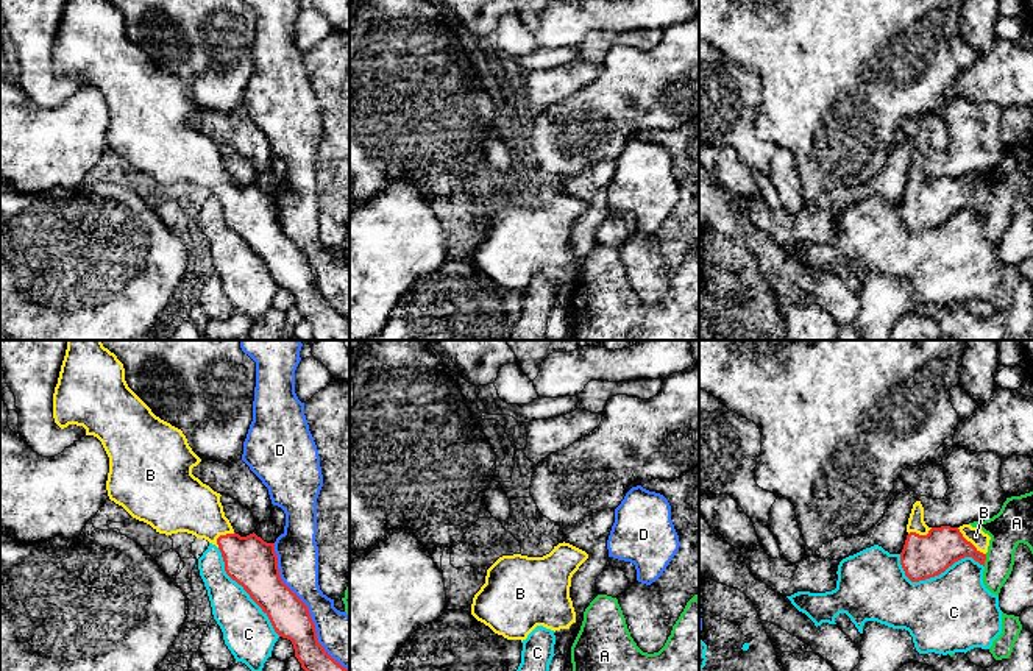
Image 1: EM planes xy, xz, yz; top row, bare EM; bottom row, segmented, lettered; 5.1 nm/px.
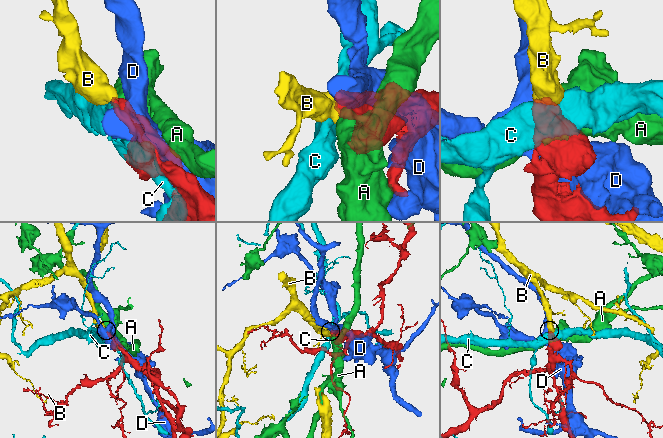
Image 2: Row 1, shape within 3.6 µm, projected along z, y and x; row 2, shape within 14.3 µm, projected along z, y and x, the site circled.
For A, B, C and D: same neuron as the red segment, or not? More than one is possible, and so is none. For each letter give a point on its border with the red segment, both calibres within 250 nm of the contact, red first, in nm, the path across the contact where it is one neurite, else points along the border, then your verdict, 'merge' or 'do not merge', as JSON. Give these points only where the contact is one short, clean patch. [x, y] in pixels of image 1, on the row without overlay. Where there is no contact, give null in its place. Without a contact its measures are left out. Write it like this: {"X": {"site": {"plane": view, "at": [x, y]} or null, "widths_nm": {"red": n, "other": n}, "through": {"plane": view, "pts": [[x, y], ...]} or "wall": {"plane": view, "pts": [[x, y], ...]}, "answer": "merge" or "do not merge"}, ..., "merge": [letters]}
{"A": {"site": {"plane": "yz", "at": [985, 209]}, "widths_nm": {"red": 200, "other": 200}, "answer": "do not merge"}, "B": {"site": {"plane": "yz", "at": [969, 192]}, "widths_nm": {"red": 220, "other": 90}, "through": {"plane": "yz", "pts": [[924, 206], [944, 195], [969, 192], [976, 186]]}, "answer": "merge"}, "C": {"site": {"plane": "yz", "at": [935, 225]}, "widths_nm": {"red": 220, "other": 420}, "answer": "do not merge"}, "D": {"site": {"plane": "xy", "at": [308, 259]}, "widths_nm": {"red": 200, "other": 240}, "answer": "do not merge"}, "merge": ["B"]}

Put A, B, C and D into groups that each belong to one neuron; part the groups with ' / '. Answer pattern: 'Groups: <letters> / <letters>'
Groups: A / B / C / D

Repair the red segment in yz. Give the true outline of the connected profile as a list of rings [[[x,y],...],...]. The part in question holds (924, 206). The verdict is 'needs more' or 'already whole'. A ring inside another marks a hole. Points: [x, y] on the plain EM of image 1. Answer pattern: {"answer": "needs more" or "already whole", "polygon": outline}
{"answer": "needs more", "polygon": [[[921,151],[913,154],[907,183],[900,215],[911,233],[939,226],[964,208],[985,217],[991,187],[971,175],[928,178]]]}

